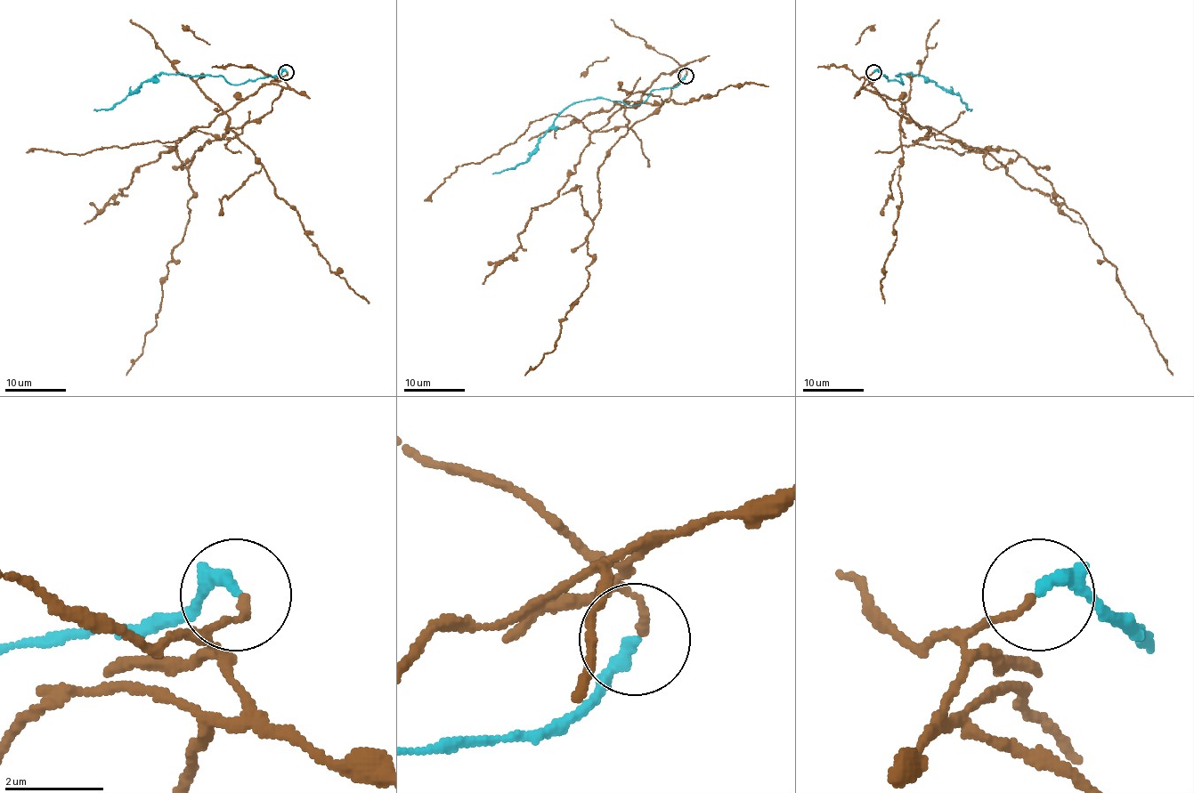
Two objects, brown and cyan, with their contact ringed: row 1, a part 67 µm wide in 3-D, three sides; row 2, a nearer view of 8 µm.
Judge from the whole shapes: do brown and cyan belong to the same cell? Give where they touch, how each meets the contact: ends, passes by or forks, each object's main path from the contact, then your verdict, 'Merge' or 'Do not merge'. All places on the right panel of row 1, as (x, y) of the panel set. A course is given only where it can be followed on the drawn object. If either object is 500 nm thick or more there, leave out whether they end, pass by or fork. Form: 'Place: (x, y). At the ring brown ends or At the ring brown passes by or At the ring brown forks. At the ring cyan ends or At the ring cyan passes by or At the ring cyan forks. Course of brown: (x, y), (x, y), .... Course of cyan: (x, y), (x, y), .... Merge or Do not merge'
Place: (873, 72). At the ring brown ends. At the ring cyan passes by. Course of brown: (873, 71), (865, 87), (936, 139), (965, 148), (1010, 149), (1050, 182), (1116, 268), (1124, 296), (1172, 375). Course of cyan: (873, 71), (878, 70), (887, 79), (902, 84), (897, 75), (922, 75), (956, 93), (967, 109), (971, 109). Do not merge

